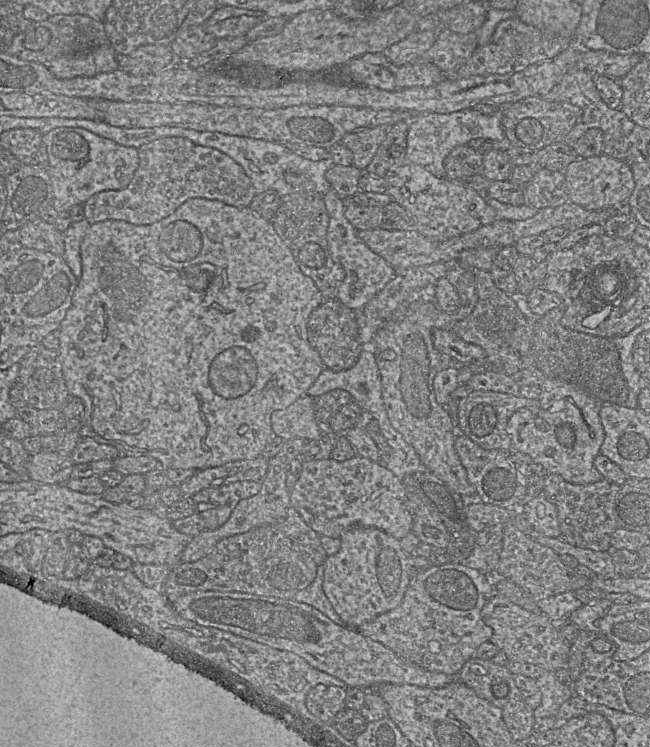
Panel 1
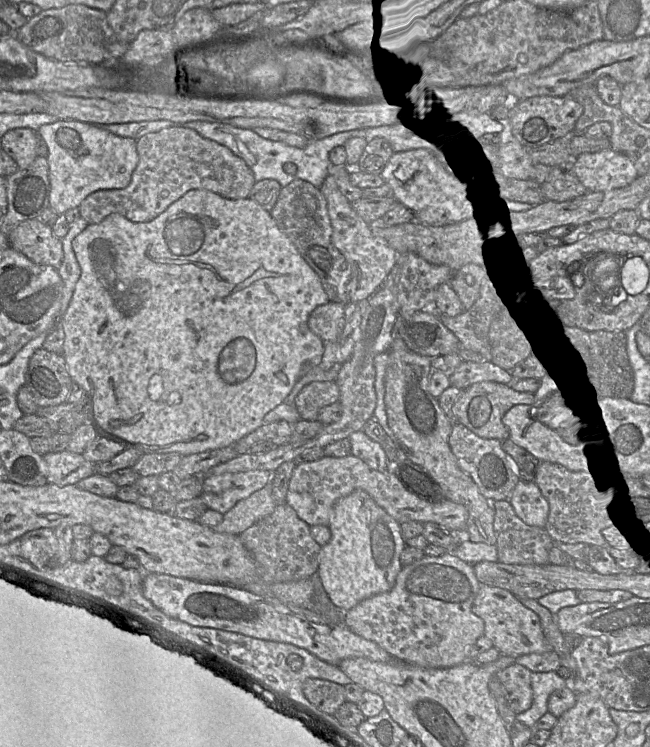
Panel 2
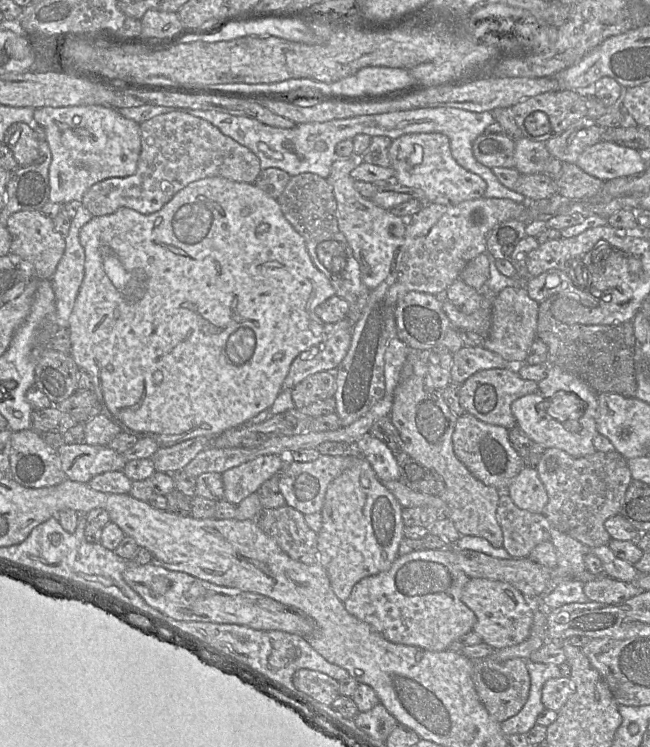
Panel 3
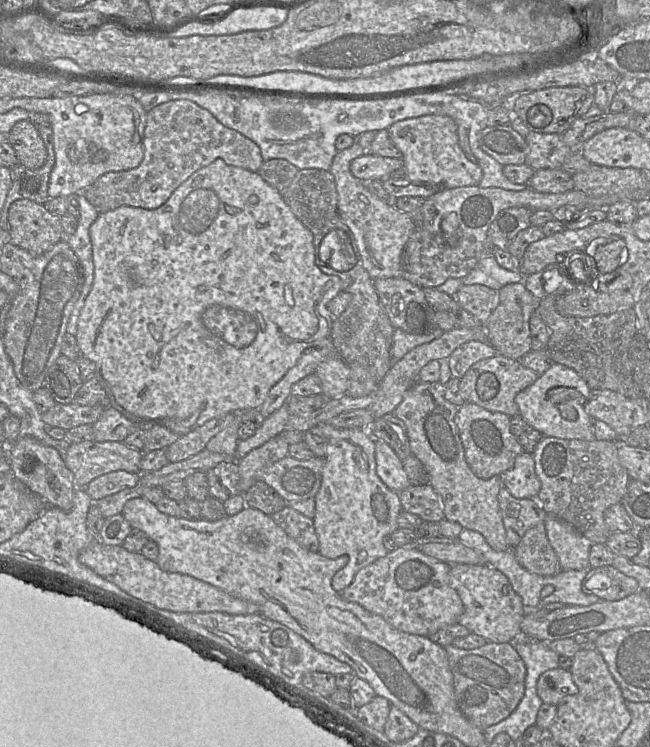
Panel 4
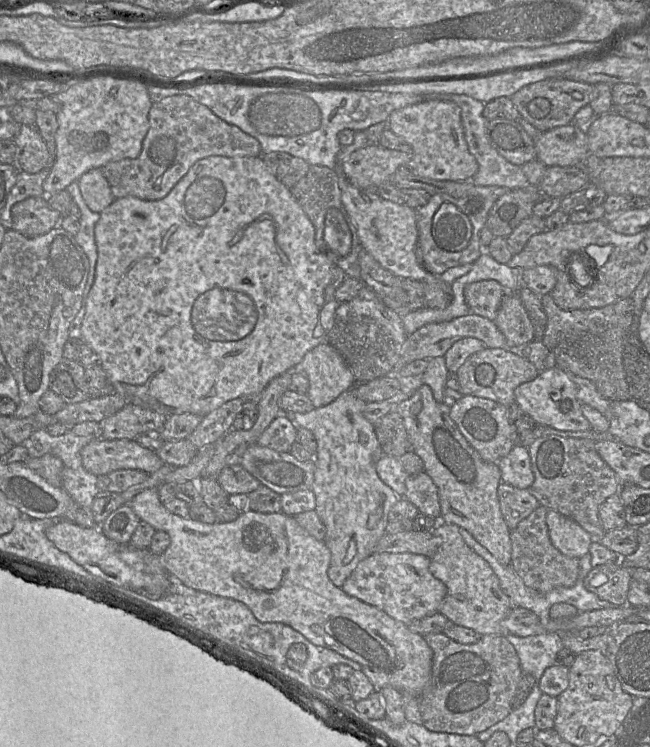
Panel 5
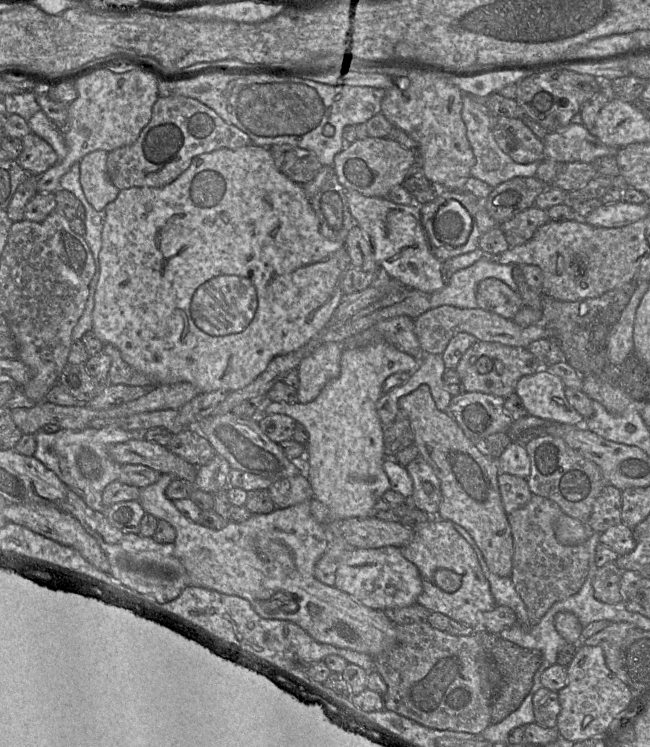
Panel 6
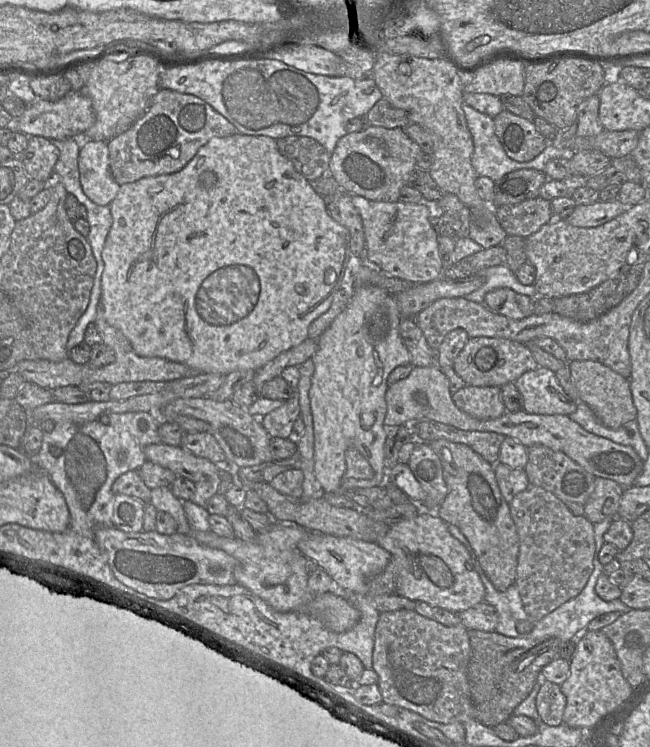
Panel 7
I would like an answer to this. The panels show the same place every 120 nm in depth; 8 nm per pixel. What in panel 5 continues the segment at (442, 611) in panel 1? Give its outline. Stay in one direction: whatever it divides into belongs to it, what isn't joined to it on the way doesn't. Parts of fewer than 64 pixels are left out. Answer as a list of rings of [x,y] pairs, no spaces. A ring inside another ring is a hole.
[[[374,552],[359,562],[352,574],[346,579],[341,589],[348,595],[373,605],[392,618],[408,625],[438,611],[447,594],[445,584],[433,576],[429,569],[430,558],[413,553]]]

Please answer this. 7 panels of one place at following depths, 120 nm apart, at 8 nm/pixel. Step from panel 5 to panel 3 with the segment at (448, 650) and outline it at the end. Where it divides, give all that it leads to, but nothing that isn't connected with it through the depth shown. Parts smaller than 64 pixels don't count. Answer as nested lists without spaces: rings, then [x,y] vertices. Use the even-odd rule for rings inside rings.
[[[487,657],[472,661],[472,680],[478,697],[489,715],[498,723],[515,716],[523,708],[529,696],[530,676],[525,660],[513,658],[495,661]]]

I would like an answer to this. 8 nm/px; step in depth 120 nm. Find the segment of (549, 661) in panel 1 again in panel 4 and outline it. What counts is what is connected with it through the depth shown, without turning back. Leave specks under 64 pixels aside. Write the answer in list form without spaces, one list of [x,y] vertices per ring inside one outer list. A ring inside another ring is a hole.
[[[454,564],[450,567],[450,586],[457,592],[464,606],[458,623],[471,633],[493,643],[512,642],[522,635],[521,622],[526,608],[501,571],[488,564]]]

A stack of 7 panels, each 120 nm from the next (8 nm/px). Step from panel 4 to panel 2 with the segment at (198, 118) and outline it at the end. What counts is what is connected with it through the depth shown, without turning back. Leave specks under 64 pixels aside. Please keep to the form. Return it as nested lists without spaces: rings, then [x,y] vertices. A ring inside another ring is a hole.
[[[182,125],[164,128],[142,136],[137,140],[137,151],[139,161],[127,187],[97,190],[88,195],[80,204],[81,217],[89,224],[99,223],[113,213],[121,214],[132,222],[149,222],[193,189],[206,189],[228,199],[248,198],[256,183],[252,170],[242,158],[226,146],[205,138],[194,129]]]

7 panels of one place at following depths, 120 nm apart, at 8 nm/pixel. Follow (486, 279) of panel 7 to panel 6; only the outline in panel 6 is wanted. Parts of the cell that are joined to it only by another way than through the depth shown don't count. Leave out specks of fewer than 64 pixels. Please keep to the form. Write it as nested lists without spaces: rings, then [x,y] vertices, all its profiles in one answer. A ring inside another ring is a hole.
[[[485,255],[473,265],[458,270],[451,276],[443,289],[430,294],[430,308],[448,305],[457,308],[478,308],[476,292],[481,281],[496,278],[518,293],[518,286],[512,276],[515,265],[503,265]]]

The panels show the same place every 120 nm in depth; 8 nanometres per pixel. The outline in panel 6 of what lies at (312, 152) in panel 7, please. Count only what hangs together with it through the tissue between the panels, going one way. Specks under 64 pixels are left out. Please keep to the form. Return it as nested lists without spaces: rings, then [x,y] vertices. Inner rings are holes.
[[[282,144],[271,146],[269,151],[278,170],[300,185],[311,181],[323,167],[314,153],[303,148]]]

